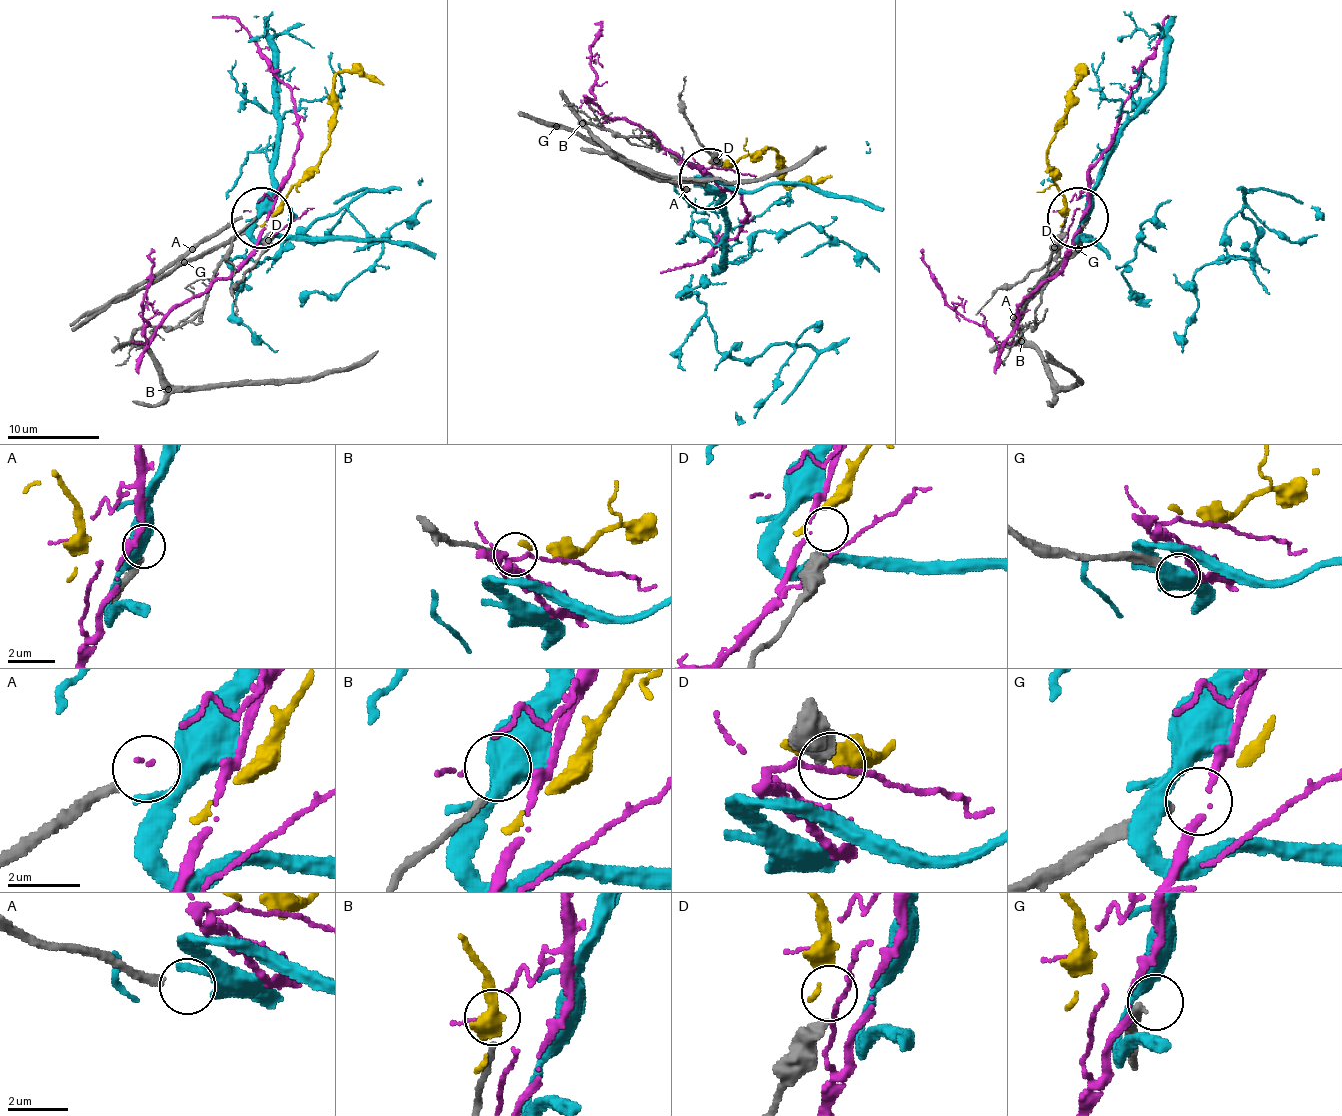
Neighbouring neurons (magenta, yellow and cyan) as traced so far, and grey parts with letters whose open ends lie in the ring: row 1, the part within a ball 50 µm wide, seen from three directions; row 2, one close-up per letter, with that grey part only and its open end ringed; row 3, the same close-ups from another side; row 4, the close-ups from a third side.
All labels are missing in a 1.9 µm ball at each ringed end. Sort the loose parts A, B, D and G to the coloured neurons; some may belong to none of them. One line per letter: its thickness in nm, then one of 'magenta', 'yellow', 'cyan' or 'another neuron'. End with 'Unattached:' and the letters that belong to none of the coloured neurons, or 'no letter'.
A: calibre 280 nm; another neuron
B: calibre 190 nm; another neuron
D: calibre 480 nm; another neuron
G: calibre 320 nm; another neuron
Unattached: A, B, D, G

